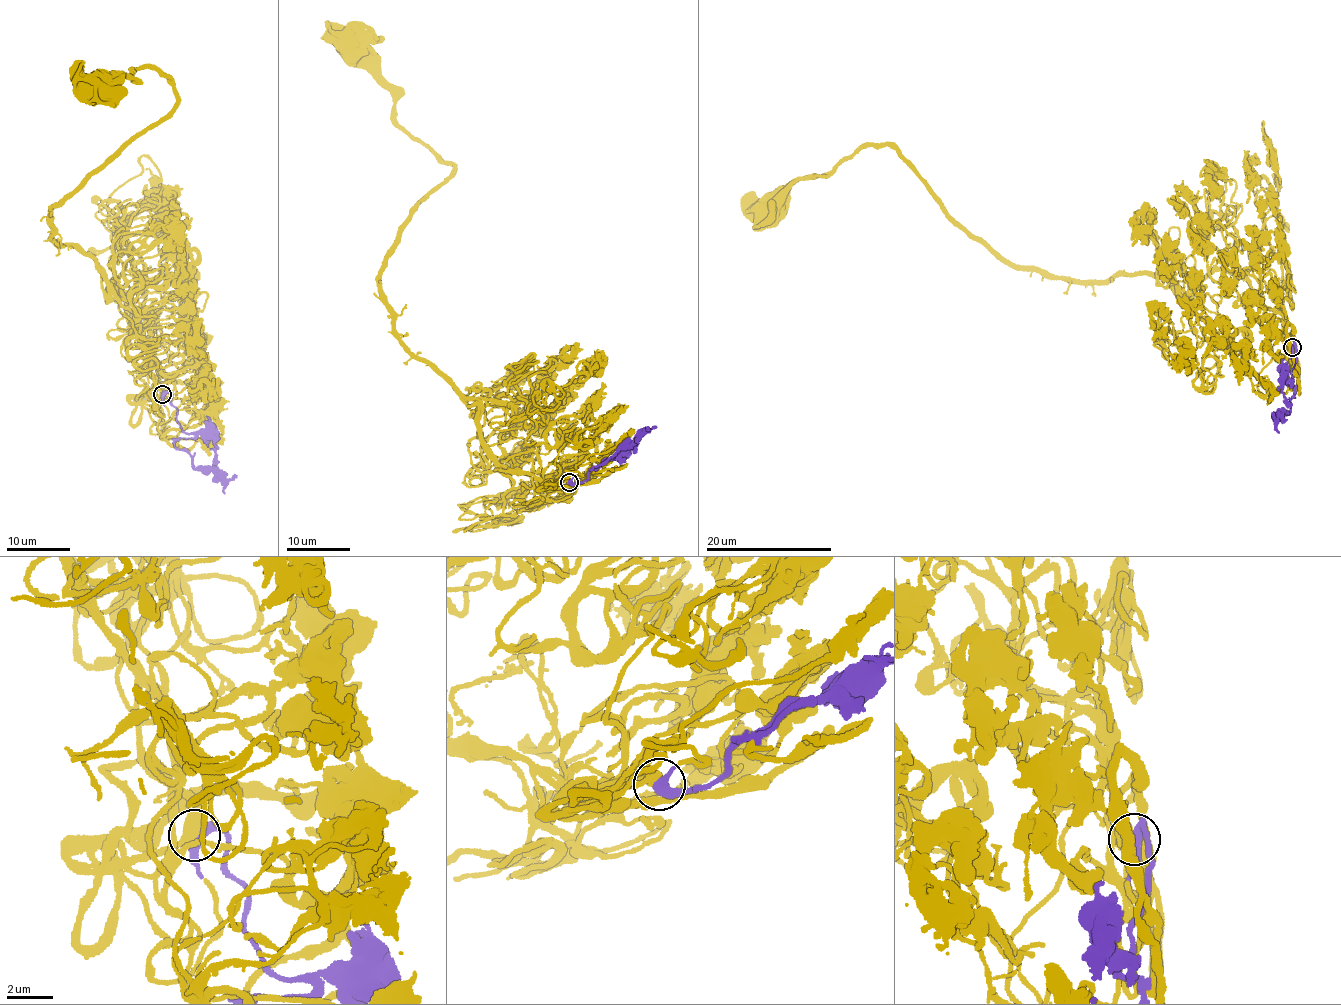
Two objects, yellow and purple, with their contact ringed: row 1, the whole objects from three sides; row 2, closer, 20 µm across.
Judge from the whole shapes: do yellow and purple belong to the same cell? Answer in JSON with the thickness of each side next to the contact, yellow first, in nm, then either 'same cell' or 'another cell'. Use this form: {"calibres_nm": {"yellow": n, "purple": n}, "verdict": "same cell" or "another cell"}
{"calibres_nm": {"yellow": 460, "purple": 440}, "verdict": "same cell"}

